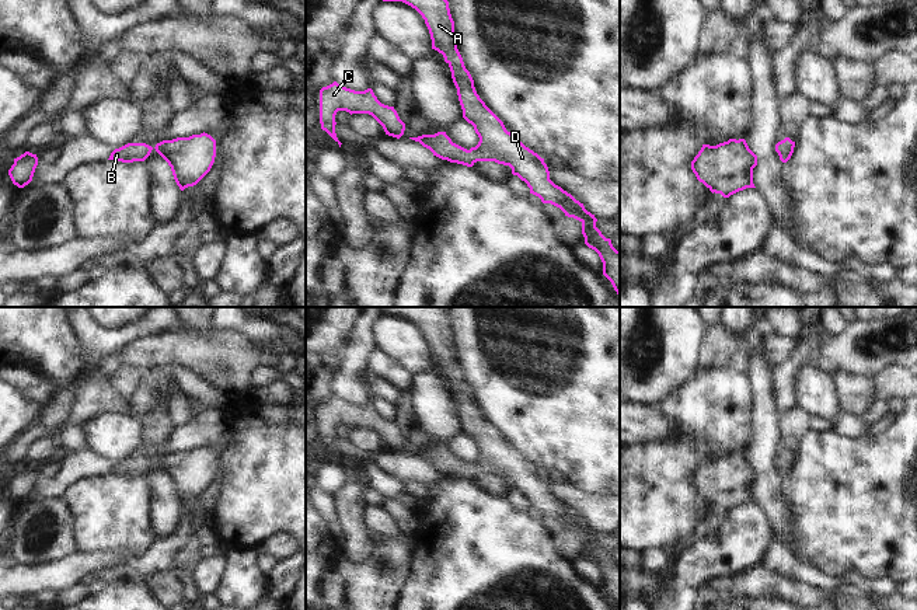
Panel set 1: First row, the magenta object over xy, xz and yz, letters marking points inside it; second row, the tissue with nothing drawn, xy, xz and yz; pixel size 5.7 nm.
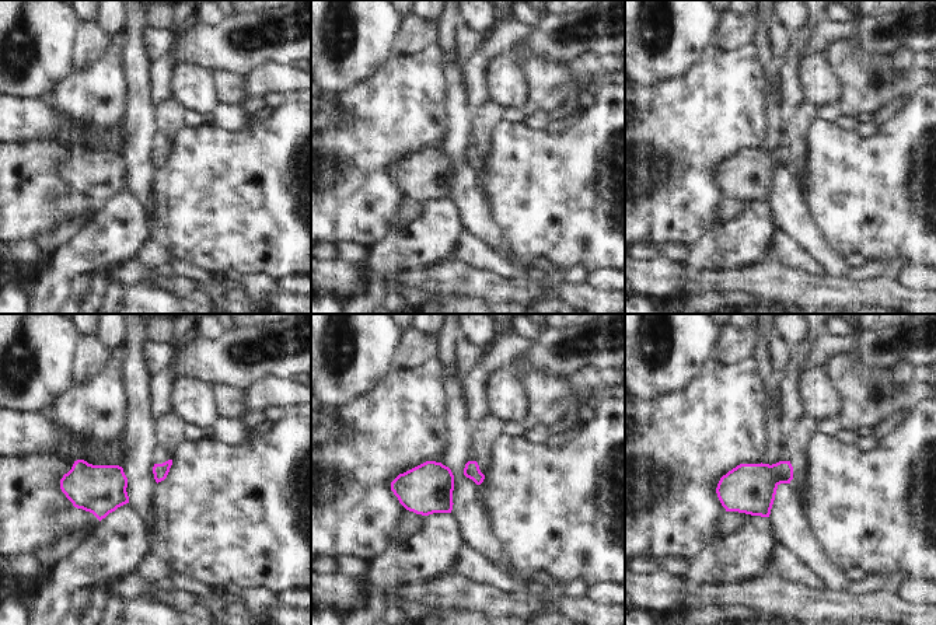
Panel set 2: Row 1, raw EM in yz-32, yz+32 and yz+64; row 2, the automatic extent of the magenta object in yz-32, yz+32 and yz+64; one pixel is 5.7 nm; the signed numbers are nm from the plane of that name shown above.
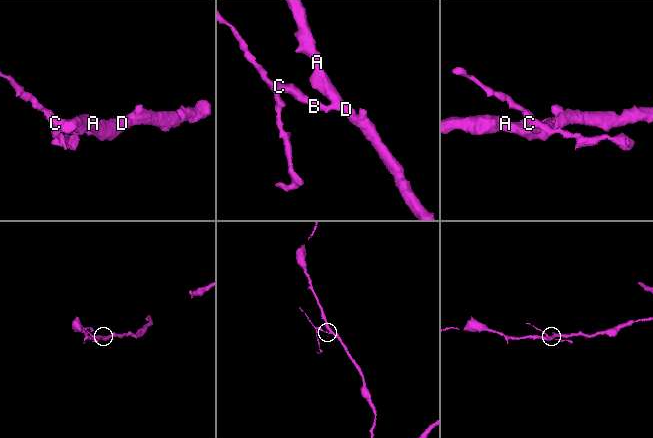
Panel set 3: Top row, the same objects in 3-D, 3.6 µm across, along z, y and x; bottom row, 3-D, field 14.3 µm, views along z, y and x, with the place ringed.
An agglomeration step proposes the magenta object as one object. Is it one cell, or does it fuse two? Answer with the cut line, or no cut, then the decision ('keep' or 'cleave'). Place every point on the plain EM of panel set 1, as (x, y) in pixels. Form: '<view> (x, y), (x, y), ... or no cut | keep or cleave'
no cut | keep

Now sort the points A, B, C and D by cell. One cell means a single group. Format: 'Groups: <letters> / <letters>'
Groups: A B C D.

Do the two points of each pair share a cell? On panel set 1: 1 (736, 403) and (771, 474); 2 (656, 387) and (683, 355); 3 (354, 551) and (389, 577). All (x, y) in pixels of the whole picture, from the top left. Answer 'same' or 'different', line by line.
1: different
2: same
3: different

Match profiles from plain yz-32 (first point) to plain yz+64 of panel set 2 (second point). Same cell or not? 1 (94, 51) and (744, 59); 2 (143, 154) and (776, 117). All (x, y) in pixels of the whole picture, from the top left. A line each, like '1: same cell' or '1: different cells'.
1: different cells
2: same cell

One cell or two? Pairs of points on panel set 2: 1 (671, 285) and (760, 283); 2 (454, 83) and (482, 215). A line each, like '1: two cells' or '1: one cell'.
1: one cell
2: one cell

